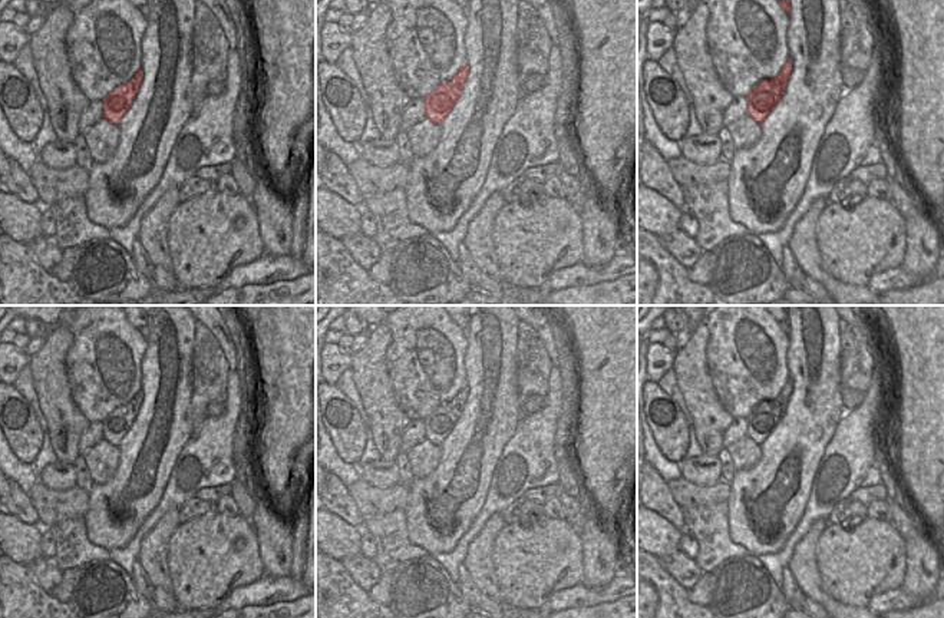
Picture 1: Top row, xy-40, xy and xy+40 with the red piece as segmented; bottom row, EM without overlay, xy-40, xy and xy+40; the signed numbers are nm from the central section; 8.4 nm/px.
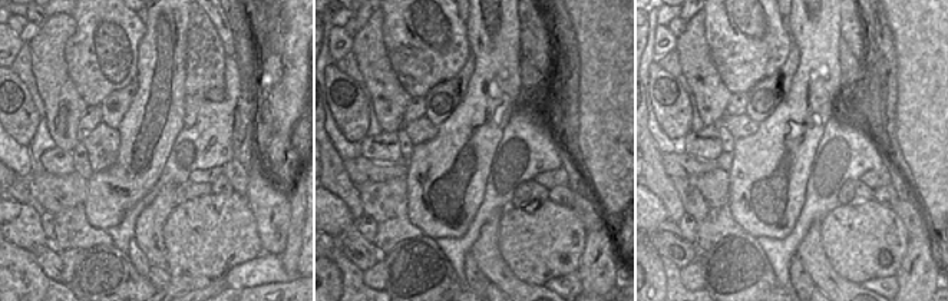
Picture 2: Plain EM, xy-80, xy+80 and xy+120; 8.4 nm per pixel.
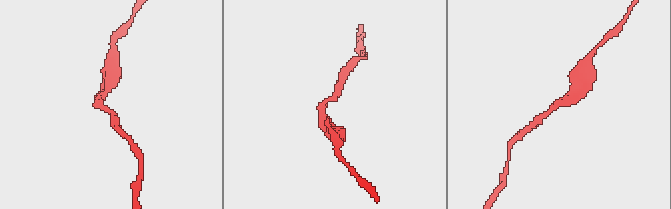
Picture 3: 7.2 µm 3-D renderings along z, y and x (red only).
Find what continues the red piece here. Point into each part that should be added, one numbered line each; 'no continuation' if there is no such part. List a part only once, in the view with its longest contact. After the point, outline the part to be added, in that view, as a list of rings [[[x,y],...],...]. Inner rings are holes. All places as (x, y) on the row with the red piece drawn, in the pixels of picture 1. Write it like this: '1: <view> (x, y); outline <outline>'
no continuation

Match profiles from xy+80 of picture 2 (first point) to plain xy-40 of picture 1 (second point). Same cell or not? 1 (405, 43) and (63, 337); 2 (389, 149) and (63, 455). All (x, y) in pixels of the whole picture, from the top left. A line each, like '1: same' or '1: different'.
1: different
2: different

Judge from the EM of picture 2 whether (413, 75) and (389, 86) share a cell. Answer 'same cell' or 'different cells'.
different cells

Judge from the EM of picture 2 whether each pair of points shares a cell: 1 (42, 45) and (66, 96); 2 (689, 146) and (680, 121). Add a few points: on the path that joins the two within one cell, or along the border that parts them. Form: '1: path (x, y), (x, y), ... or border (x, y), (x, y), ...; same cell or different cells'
1: path (48, 58), (53, 83); same cell
2: border (690, 129), (679, 144); different cells

